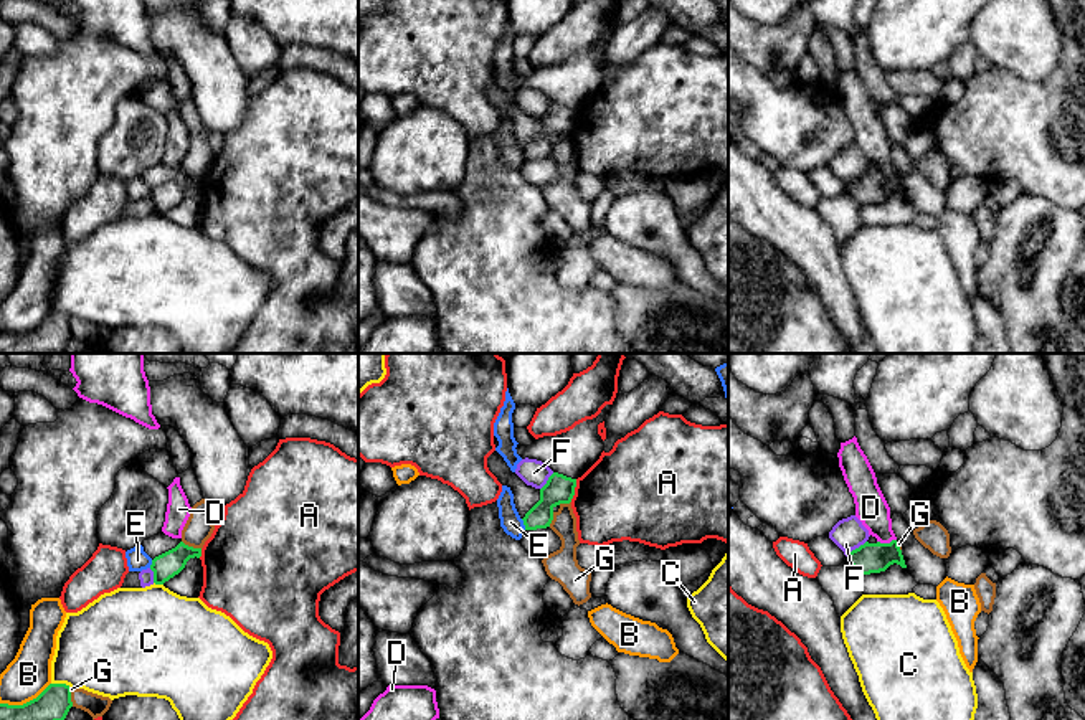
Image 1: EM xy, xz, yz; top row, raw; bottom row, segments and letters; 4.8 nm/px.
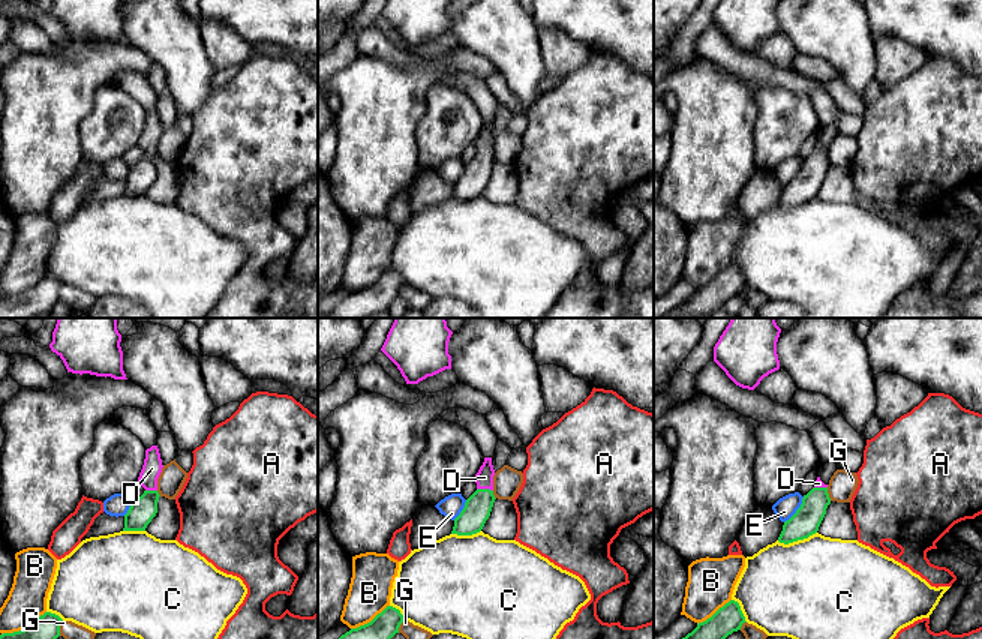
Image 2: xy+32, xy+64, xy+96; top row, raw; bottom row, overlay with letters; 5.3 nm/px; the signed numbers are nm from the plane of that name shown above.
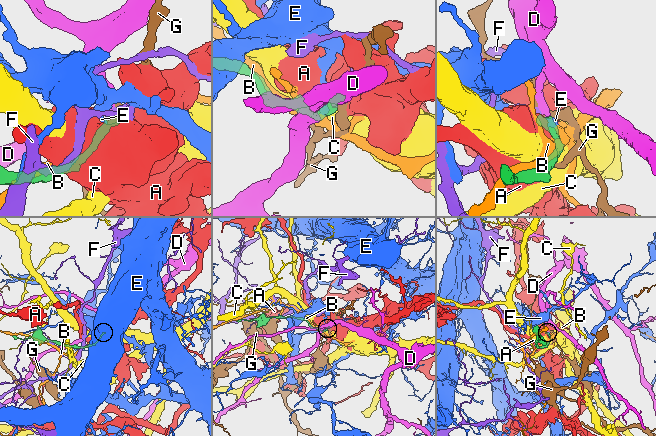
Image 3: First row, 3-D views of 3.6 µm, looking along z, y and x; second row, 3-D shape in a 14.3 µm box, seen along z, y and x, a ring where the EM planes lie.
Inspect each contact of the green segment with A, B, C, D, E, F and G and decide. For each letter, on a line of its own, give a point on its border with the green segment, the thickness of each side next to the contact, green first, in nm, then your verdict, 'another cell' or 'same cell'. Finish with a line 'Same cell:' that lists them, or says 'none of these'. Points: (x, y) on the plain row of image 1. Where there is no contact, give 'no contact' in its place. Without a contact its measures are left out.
A: xz (573, 121) | 140/440 nm | another cell
B: xy (27, 332) | 200/220 nm | another cell
C: xy (61, 314) | 200/420 nm | another cell
D: yz (886, 174) | 150/160 nm | same cell
E: xz (524, 154) | 140/100 nm | another cell
F: yz (856, 179) | 150/160 nm | another cell
G: xy (192, 177) | 120/140 nm | another cell
Same cell: D

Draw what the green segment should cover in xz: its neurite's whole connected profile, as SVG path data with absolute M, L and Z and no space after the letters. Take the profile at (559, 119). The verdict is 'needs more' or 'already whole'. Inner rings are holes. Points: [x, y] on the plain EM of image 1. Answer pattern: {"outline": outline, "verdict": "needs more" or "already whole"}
{"outline": "M553 102L540 119L540 130L525 144L525 160L550 157L553 139L560 134L570 134L575 126L576 109Z", "verdict": "already whole"}

